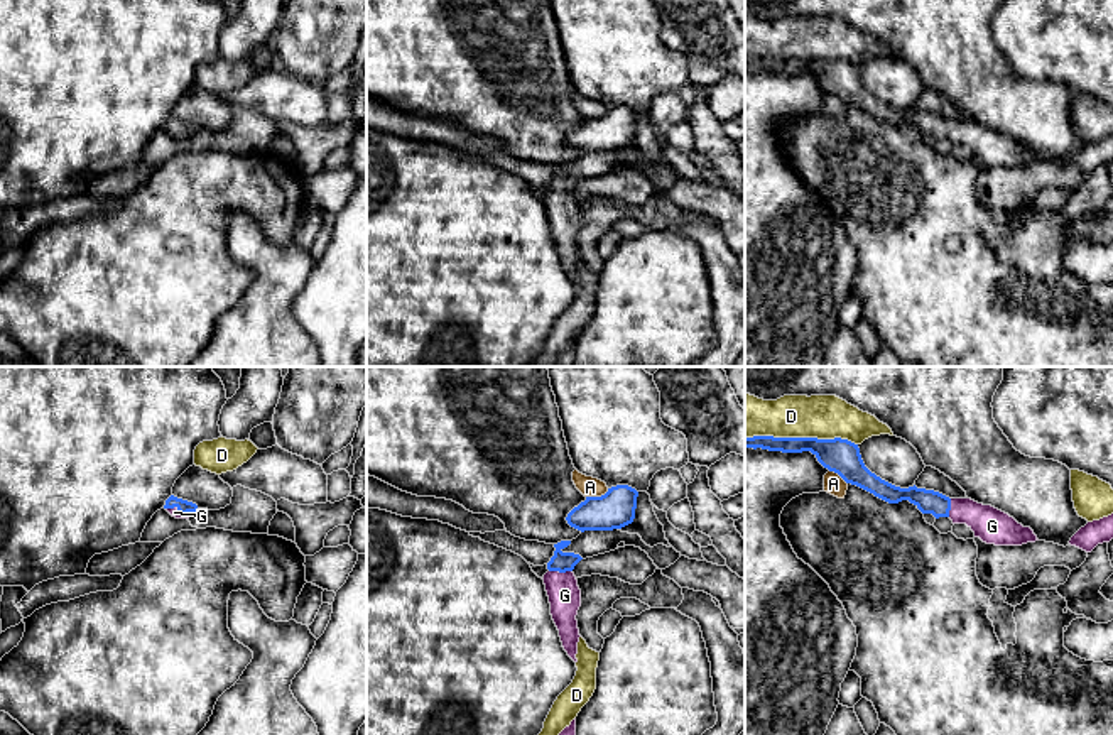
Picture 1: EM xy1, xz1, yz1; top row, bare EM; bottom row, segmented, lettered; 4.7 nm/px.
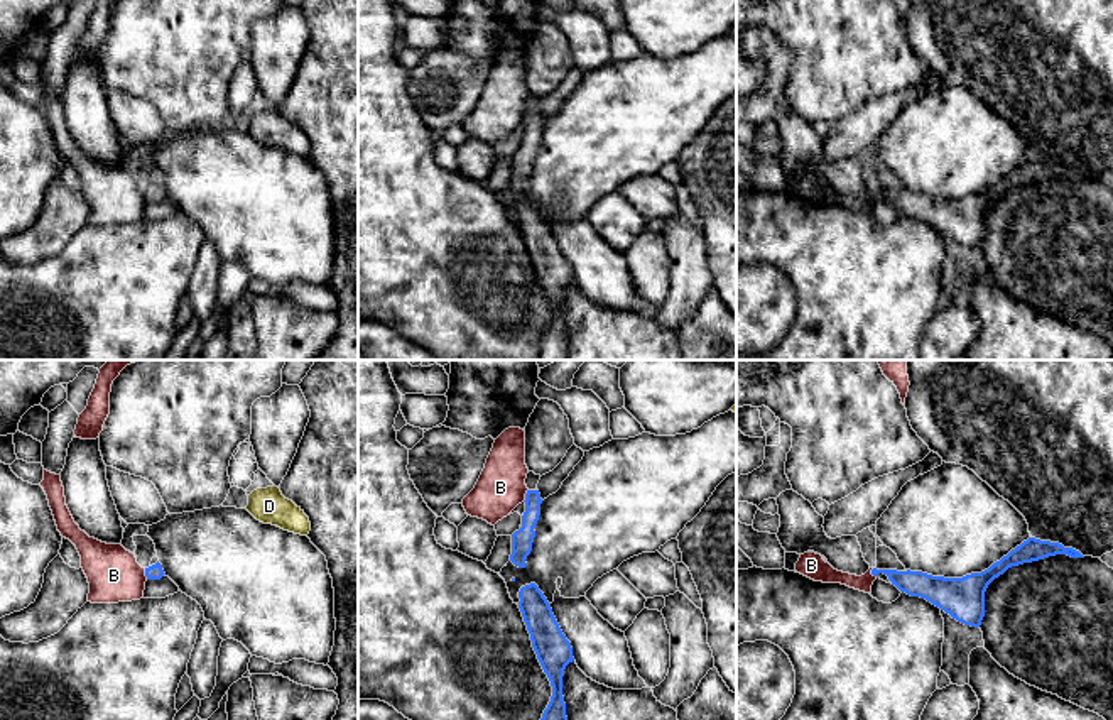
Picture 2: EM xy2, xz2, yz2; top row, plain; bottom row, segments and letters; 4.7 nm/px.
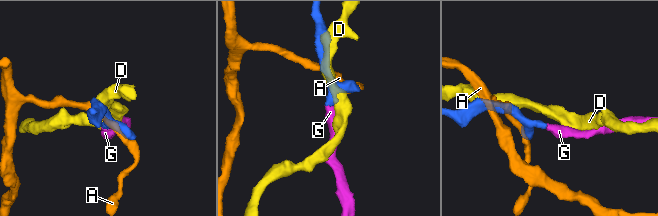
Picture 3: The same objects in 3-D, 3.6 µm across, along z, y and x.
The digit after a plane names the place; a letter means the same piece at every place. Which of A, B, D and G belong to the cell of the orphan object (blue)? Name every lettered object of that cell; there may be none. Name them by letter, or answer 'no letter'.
G

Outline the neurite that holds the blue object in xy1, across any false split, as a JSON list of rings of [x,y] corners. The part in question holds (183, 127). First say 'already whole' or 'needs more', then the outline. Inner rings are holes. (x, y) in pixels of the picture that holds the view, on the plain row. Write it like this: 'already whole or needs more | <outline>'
needs more | [[[171,117],[164,130],[176,140],[189,140],[198,132],[198,127]]]

